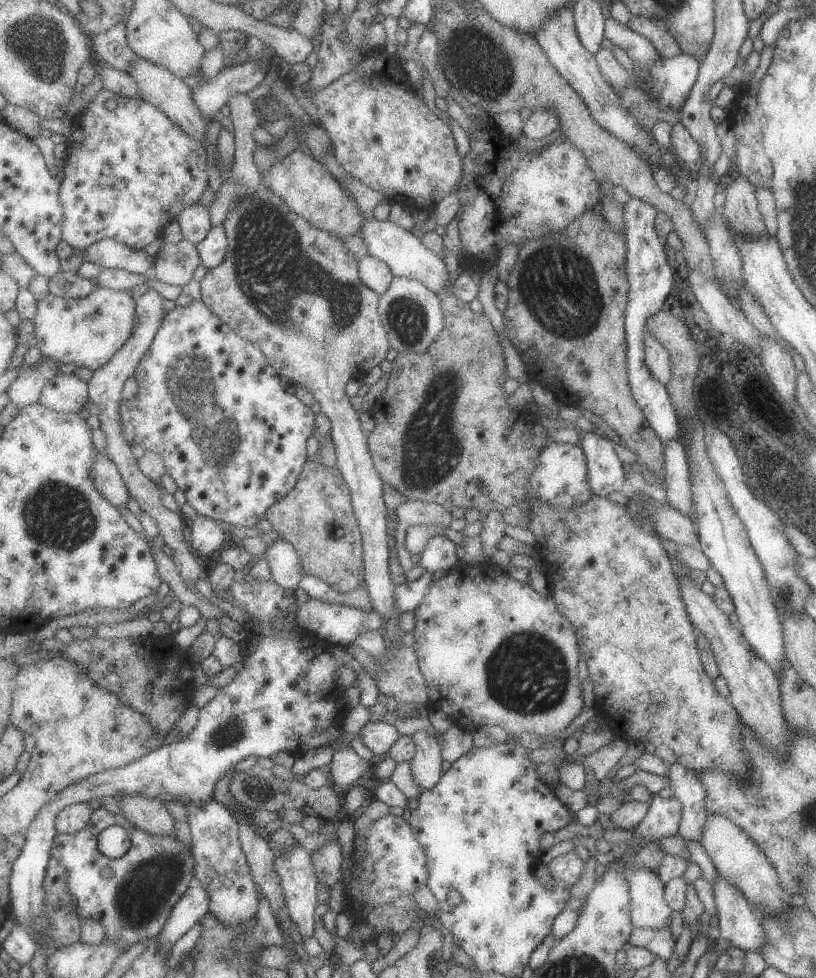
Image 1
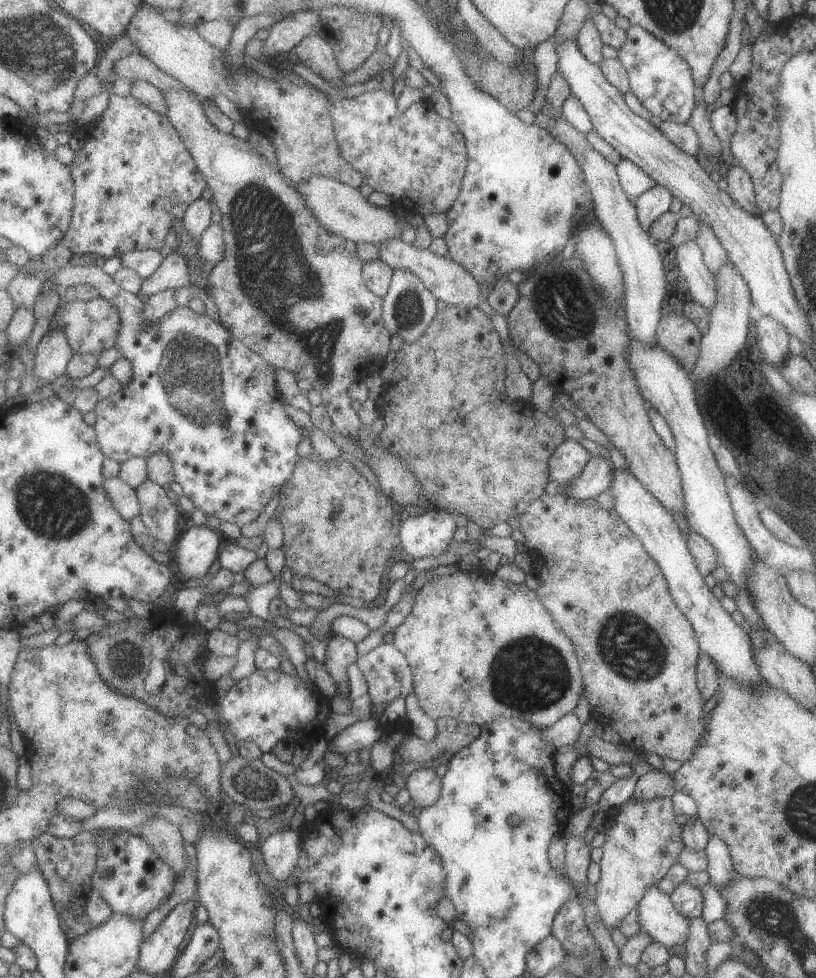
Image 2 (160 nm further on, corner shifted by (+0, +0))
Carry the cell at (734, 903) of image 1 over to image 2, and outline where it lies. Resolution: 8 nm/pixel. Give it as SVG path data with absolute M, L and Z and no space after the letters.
M713 835L708 838L703 851L708 860L706 872L709 883L718 890L722 889L730 881L734 871L729 849L721 838Z

